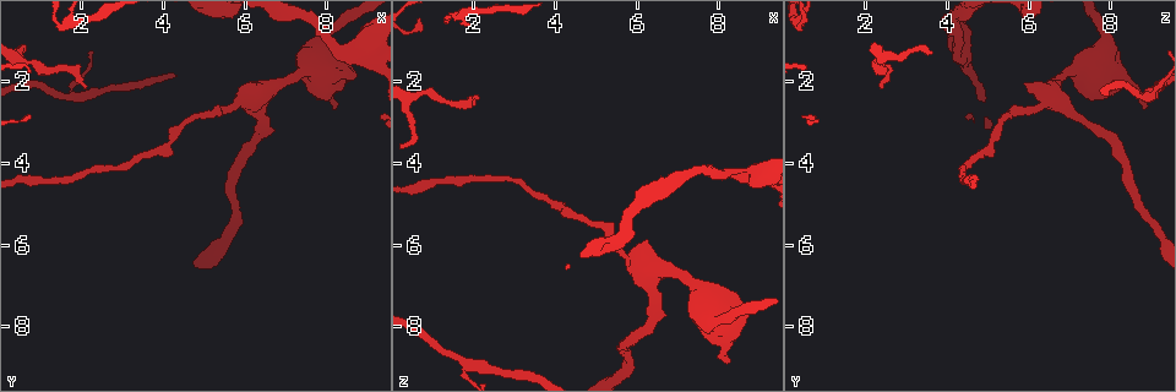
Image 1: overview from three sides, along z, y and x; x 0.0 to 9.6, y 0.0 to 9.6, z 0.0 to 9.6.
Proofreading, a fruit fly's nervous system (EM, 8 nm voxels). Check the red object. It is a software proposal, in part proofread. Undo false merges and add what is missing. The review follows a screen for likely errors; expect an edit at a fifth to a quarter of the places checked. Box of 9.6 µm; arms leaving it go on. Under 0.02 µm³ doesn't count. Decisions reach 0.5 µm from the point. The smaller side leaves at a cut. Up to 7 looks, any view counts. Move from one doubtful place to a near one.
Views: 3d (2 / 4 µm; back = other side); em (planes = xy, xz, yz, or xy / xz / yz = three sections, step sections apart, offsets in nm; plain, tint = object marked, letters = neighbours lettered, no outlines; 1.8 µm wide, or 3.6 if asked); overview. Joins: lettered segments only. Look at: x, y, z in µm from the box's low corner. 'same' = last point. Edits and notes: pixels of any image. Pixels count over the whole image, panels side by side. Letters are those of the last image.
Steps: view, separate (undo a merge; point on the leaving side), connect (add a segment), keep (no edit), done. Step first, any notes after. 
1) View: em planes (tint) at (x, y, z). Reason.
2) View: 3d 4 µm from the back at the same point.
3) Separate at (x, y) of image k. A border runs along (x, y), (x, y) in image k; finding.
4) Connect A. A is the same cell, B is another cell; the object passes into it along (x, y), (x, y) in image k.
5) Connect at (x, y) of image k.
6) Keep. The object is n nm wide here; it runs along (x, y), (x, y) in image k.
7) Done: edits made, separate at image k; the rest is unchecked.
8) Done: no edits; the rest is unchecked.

View: 3d 4 µm from the back at (8.90, 1.25, 4.25). Sudden change in width.

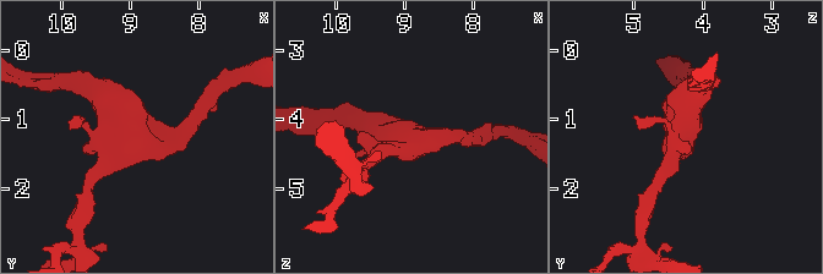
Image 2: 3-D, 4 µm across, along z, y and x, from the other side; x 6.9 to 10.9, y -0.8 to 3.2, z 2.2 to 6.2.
View: em 3.6 µm planes (plain) at (8.90, 1.20, 4.35). Need the tissue.

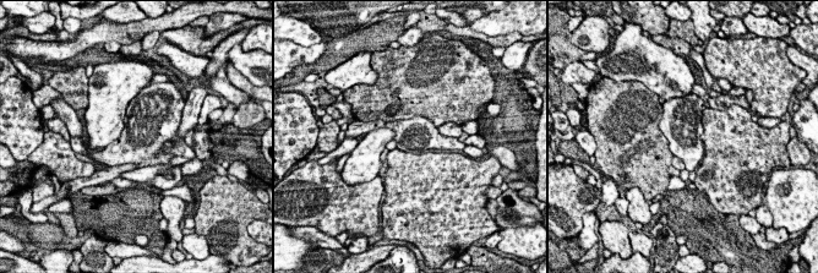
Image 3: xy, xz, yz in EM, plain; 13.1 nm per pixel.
View: em 3.6 µm planes (letters) at the same point. See the neighbours.

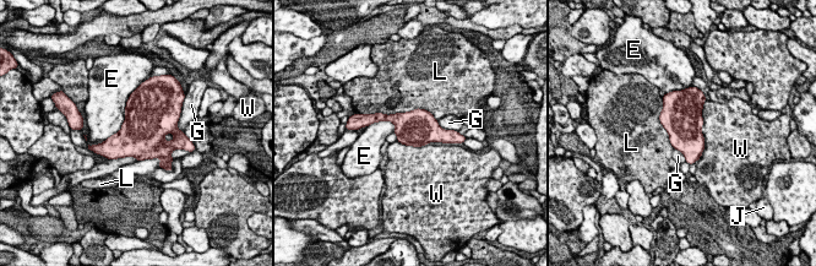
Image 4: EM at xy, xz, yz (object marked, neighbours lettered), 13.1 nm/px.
Keep. The object is 480 nm wide here; E, G, J, L and W are other cells; a border runs along (136, 88), (121, 128), (102, 142) in image 4; continuous, no second cell.

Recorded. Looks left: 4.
View: em planes (letters) at (8.20, 2.70, 8.75). Tapers out.

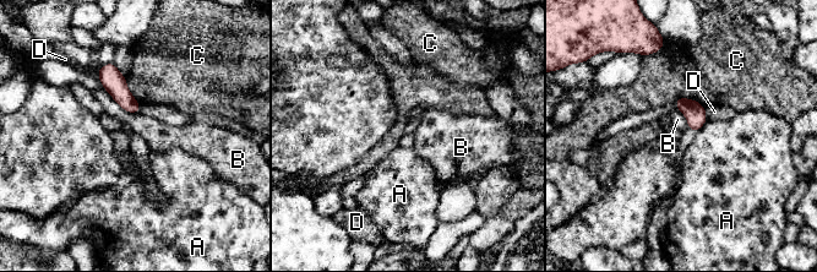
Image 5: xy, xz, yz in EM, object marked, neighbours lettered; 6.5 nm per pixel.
Keep. The longest contact is with B, 300 nm; A, B, C and D are other cells; none of them fits.

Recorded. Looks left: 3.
View: 3d 4 µm at (2.20, 2.20, 2.35). Free end.

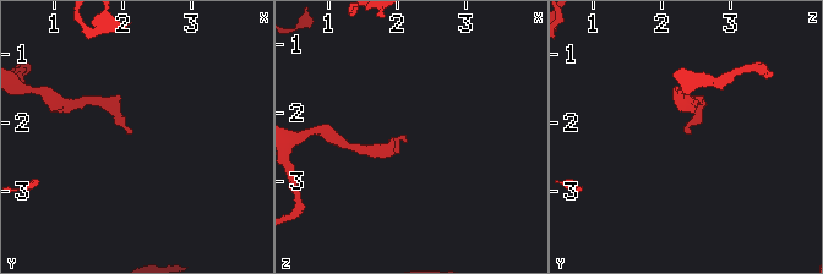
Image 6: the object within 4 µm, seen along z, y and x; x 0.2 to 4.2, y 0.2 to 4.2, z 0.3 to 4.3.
View: em planes (letters) at (2.15, 2.10, 2.40).

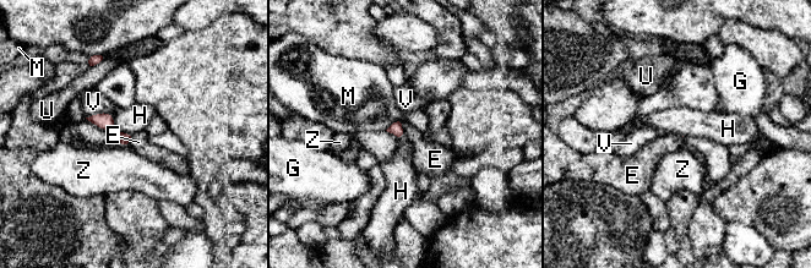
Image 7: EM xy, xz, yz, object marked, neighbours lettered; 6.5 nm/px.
Keep. E, G, H, M, U, V and Z are other cells; no lettered segment goes on from it.

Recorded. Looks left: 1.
Done: no edits; the rest is unchecked.

